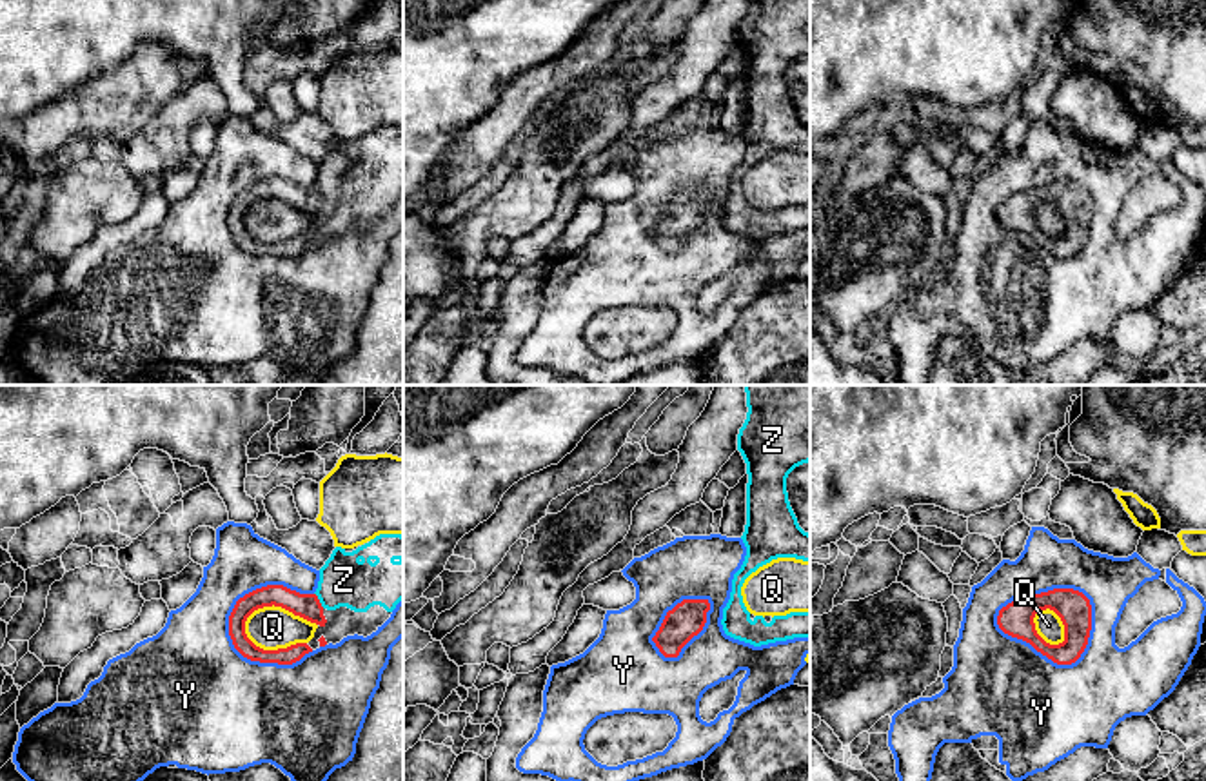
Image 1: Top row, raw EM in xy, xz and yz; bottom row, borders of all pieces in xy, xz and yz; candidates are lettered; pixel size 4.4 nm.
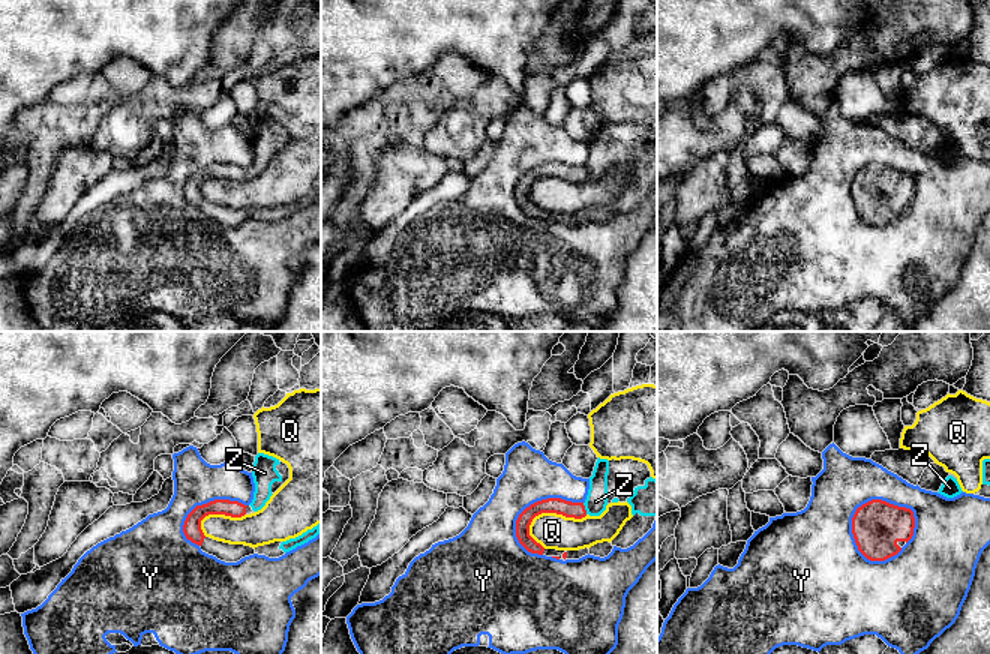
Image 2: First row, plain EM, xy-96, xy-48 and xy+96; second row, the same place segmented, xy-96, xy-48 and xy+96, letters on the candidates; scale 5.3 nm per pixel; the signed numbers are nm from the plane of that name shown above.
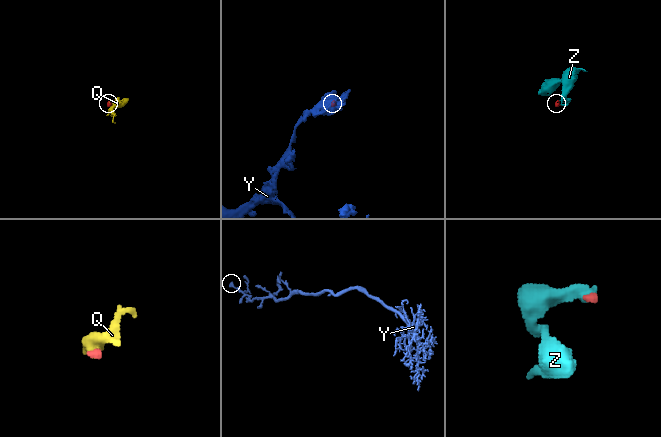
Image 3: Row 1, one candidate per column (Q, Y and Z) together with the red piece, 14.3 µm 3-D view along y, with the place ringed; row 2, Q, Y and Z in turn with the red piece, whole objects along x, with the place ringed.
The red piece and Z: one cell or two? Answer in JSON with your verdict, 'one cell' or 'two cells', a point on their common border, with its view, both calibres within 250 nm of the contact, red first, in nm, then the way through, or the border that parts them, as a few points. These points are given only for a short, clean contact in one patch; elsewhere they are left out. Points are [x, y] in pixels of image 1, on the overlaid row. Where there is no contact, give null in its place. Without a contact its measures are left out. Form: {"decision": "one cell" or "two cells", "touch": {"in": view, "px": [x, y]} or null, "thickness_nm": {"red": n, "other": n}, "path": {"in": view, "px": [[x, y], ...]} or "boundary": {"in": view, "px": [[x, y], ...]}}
{"decision": "one cell", "touch": {"in": "xy", "px": [318, 600]}, "thickness_nm": {"red": 110, "other": 220}}

